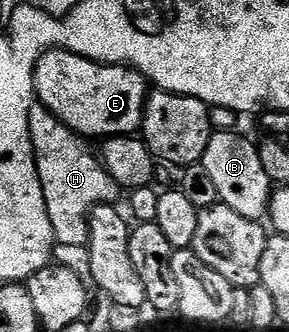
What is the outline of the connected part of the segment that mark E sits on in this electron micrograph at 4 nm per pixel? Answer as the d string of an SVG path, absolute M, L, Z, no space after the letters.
M47 49L38 59L34 71L35 100L45 105L67 129L73 129L85 139L132 135L144 124L144 104L148 101L150 82L130 65L104 65L89 57L79 57L68 49Z

